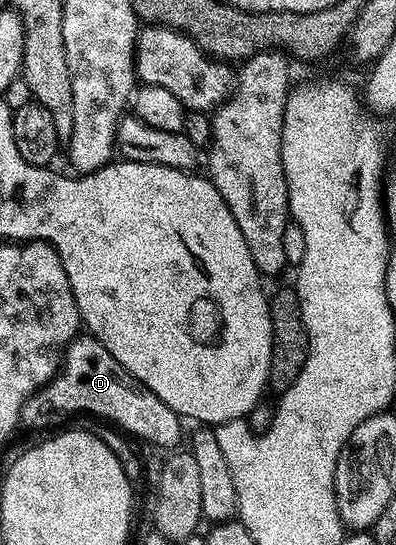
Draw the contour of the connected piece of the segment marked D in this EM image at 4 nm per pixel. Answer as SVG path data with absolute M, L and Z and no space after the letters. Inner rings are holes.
M78 335L73 338L73 342L65 348L61 368L43 388L38 389L29 398L29 402L23 407L21 416L25 419L37 417L40 413L47 412L48 409L54 409L57 413L94 413L95 416L101 417L97 419L104 419L106 422L112 423L118 430L128 434L130 438L154 446L161 451L172 450L176 446L173 444L181 437L182 418L178 413L171 411L171 407L167 407L167 403L163 403L163 399L159 395L155 395L153 389L148 389L145 382L130 375L118 363L115 355L111 355L111 351L107 351L107 347L103 347L103 343L99 343L88 335Z

